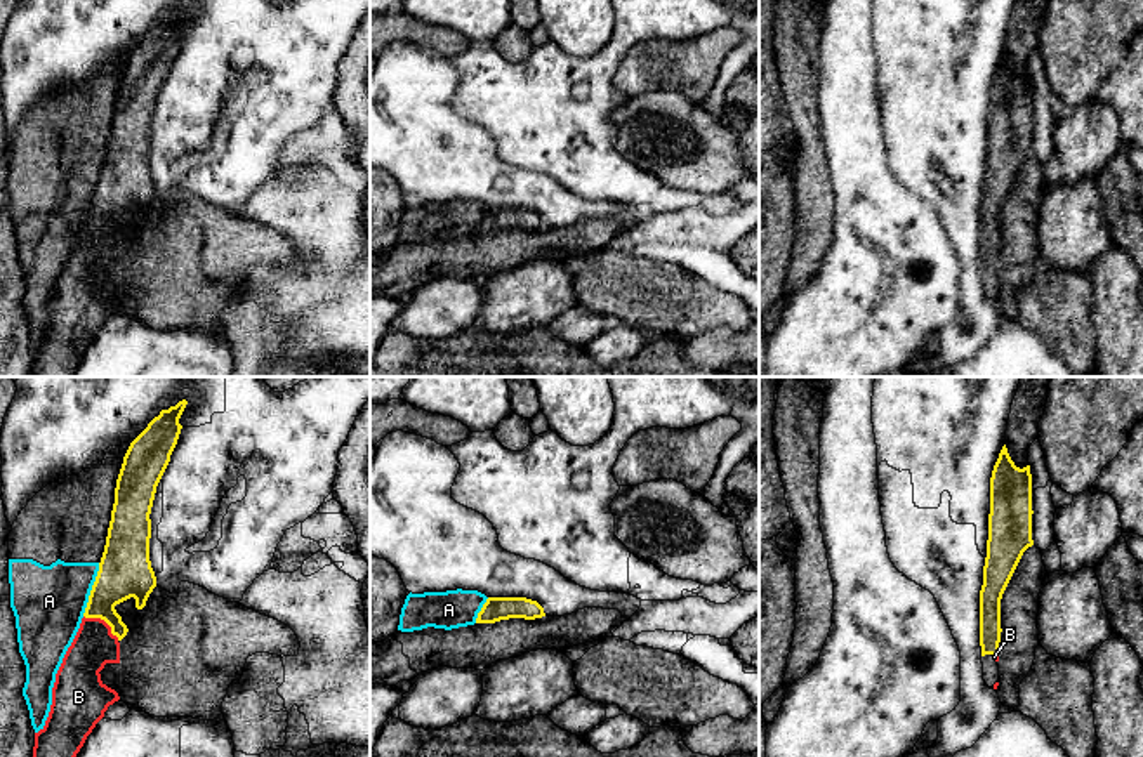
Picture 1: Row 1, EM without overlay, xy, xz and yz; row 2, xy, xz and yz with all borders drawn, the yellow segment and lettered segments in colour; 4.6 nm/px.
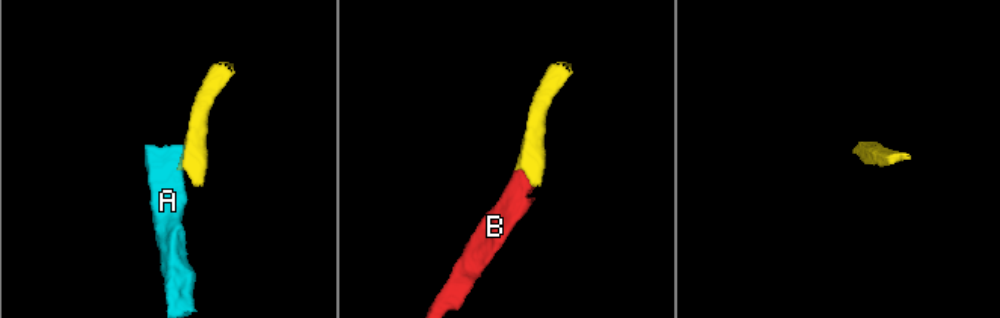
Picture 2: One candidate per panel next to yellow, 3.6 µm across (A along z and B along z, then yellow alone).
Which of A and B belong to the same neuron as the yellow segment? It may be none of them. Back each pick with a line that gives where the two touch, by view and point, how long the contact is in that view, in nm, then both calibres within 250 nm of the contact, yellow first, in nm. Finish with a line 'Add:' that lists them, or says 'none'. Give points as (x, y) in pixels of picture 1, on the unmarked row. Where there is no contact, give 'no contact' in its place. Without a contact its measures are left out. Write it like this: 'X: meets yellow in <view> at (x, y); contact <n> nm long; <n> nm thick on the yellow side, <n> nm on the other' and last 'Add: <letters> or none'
B: meets yellow in xy at (103, 230); contact 200 nm long; 240 nm thick on the yellow side, 200 nm on the other
Add: B

